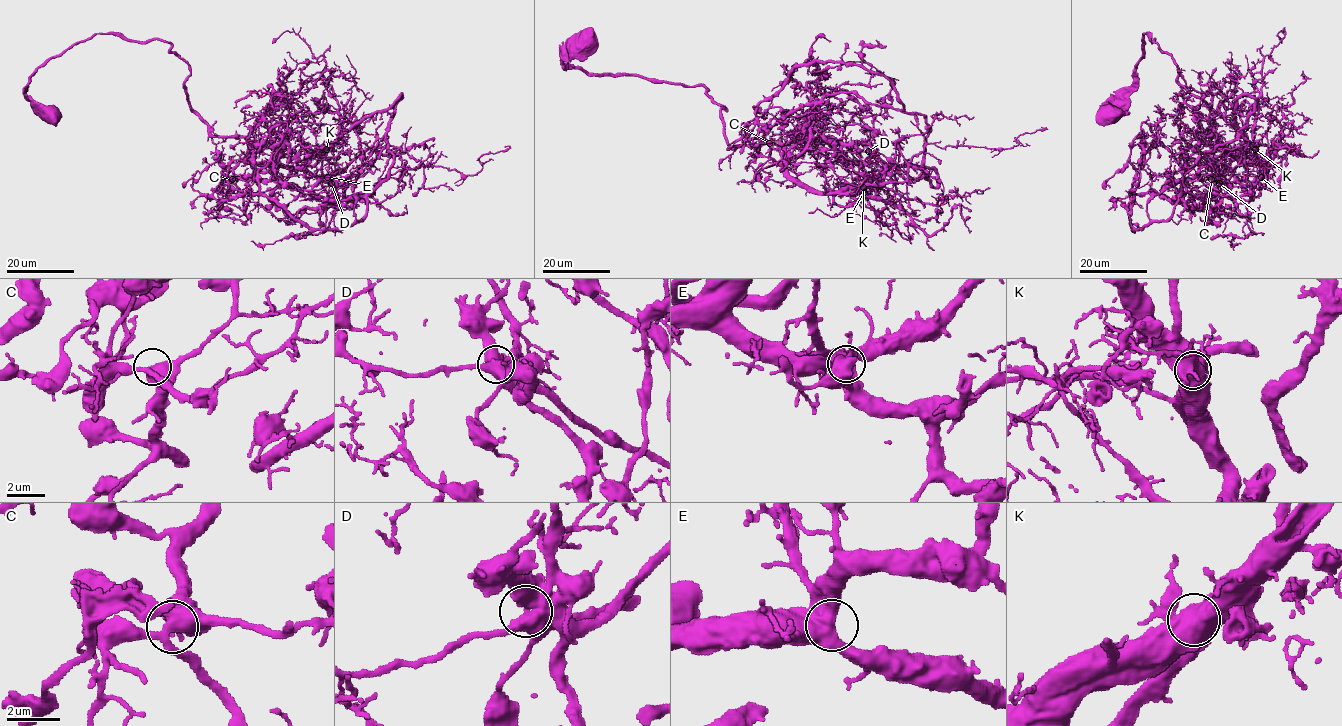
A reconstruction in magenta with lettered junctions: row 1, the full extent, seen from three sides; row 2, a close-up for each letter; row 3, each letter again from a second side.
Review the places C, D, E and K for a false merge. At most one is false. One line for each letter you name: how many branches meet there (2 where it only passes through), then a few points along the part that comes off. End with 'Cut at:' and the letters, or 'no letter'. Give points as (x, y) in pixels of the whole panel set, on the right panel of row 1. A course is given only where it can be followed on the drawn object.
Cut at: no letter

